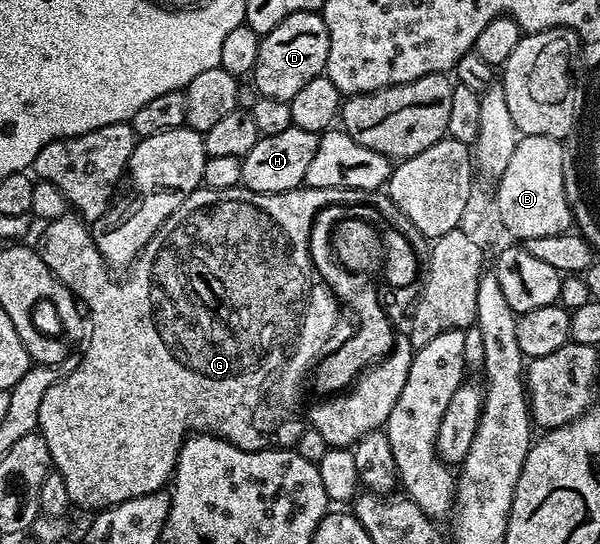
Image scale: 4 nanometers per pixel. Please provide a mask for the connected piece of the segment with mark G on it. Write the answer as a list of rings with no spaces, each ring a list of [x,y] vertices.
[[[200,187],[192,195],[188,195],[188,199],[184,199],[184,203],[180,203],[176,212],[156,230],[150,242],[143,247],[135,259],[134,264],[129,266],[125,274],[127,277],[123,281],[117,281],[113,277],[115,274],[111,266],[106,264],[106,260],[102,258],[96,247],[93,232],[77,213],[67,211],[64,215],[60,215],[60,219],[52,219],[41,226],[42,238],[36,242],[38,254],[44,259],[48,271],[52,271],[56,279],[64,283],[64,287],[74,294],[88,314],[86,354],[83,355],[82,362],[67,377],[59,376],[54,385],[48,387],[47,394],[40,402],[38,416],[37,432],[41,433],[48,443],[51,466],[64,479],[64,487],[68,487],[71,506],[78,508],[79,505],[82,509],[99,511],[163,488],[175,476],[178,452],[182,449],[182,442],[191,436],[192,431],[205,431],[213,433],[215,437],[224,437],[241,449],[262,449],[262,437],[254,433],[253,425],[250,424],[250,418],[254,413],[254,401],[258,401],[258,381],[262,381],[262,377],[266,377],[266,373],[270,373],[270,369],[278,365],[278,357],[282,357],[282,349],[286,349],[286,341],[290,341],[290,333],[294,333],[294,313],[300,313],[298,301],[302,301],[302,293],[306,293],[306,281],[316,281],[313,259],[310,258],[309,253],[309,237],[314,217],[329,205],[352,206],[359,203],[369,203],[373,212],[378,217],[382,216],[390,224],[388,226],[391,230],[402,233],[404,239],[411,244],[412,251],[418,256],[419,262],[429,262],[431,238],[425,237],[423,233],[416,231],[416,227],[412,227],[404,211],[400,211],[400,207],[392,203],[389,193],[376,189],[360,191],[359,189],[299,187],[283,193],[257,193],[245,187],[237,189]]]

